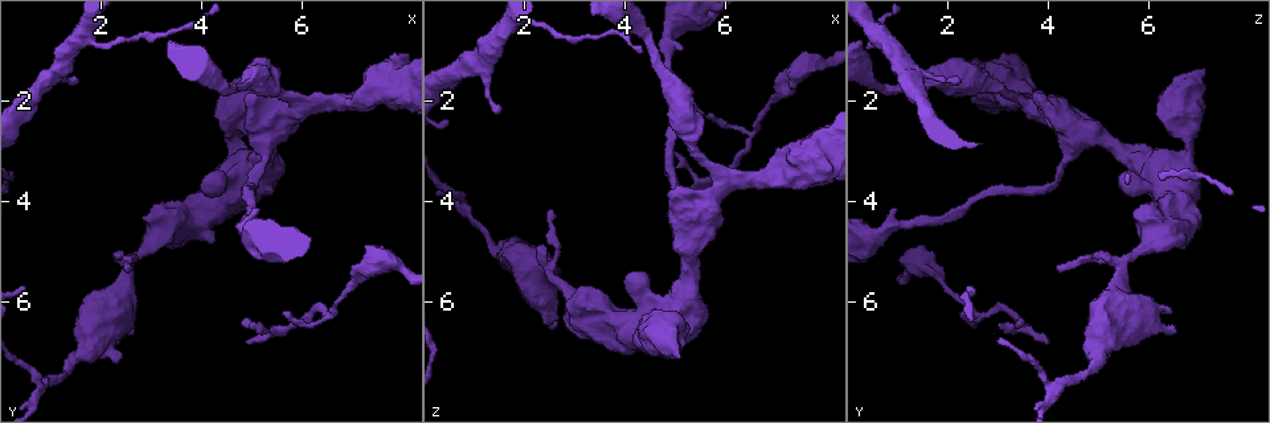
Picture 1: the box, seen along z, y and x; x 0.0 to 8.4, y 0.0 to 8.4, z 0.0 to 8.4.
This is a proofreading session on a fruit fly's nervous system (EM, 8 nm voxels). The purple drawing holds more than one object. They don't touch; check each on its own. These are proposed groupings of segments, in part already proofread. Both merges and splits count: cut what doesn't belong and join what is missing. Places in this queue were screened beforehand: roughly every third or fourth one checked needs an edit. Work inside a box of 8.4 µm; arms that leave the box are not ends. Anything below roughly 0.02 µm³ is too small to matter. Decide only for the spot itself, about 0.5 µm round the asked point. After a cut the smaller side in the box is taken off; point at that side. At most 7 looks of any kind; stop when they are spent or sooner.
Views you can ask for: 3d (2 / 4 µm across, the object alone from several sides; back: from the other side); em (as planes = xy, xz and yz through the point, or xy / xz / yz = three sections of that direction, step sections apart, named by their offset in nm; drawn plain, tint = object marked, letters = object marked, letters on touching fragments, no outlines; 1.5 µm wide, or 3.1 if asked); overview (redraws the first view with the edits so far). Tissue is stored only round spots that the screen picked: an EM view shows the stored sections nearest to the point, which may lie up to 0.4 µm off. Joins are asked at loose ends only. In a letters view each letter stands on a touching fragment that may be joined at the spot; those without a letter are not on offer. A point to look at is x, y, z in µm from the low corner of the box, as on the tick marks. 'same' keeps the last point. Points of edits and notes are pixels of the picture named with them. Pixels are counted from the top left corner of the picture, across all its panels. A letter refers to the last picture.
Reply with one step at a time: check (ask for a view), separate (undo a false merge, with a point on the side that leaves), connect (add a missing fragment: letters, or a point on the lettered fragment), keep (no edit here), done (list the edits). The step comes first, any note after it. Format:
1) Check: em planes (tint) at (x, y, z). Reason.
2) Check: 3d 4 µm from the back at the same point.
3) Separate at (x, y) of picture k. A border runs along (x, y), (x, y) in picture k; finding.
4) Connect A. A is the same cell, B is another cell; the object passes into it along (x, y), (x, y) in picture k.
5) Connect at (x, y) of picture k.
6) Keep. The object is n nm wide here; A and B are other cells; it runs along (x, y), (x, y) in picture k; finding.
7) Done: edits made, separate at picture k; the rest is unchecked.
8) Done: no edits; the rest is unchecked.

Check: 3d 4 µm at (0.85, 7.70, 4.15). Thick turns thin.

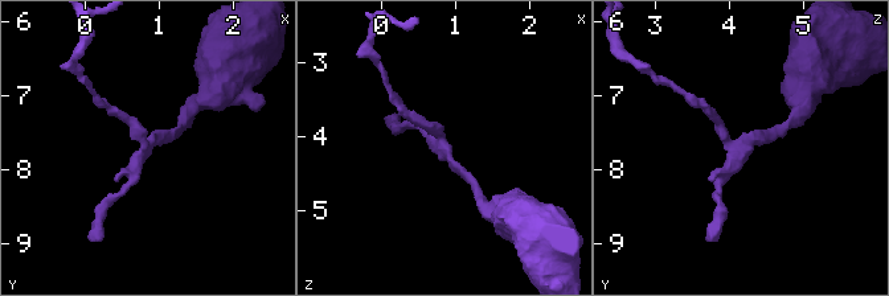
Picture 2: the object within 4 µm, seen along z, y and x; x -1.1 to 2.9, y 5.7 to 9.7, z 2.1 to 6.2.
Check: em planes (tint) at (0.80, 7.65, 4.15). Now the EM.

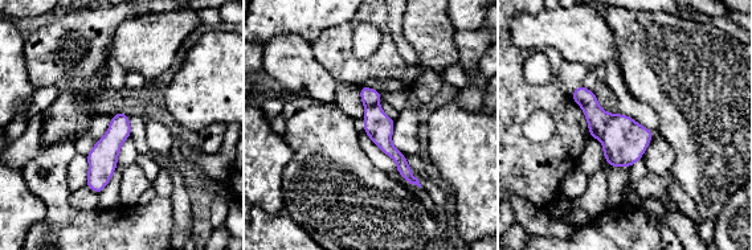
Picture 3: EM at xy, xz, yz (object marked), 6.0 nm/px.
Check: em planes (letters) at the same point. What lies round it.

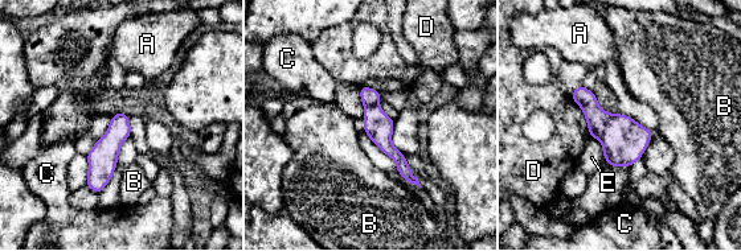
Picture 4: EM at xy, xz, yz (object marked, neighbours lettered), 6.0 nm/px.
Separate at (596, 116) of picture 4. The object is 140 nm wide here; A, B, C, D and E are other cells; a border runs along (609, 114), (604, 132), (598, 138) in picture 4; two neurons meet here.

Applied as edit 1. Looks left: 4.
Check: overview.

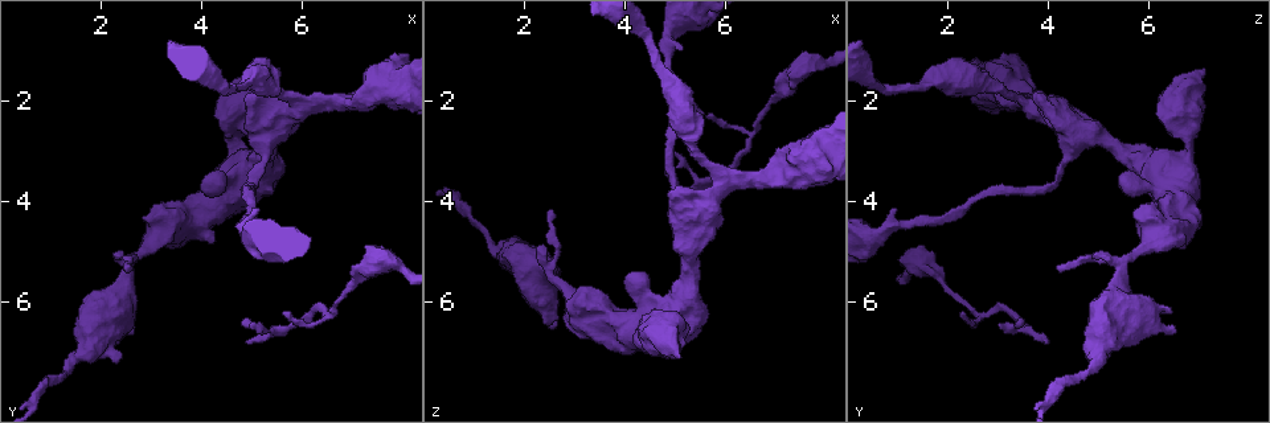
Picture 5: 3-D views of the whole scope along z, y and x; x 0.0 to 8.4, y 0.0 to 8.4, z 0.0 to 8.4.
Check: 3d 4 µm at (4.95, 6.75, 3.95). An open end.

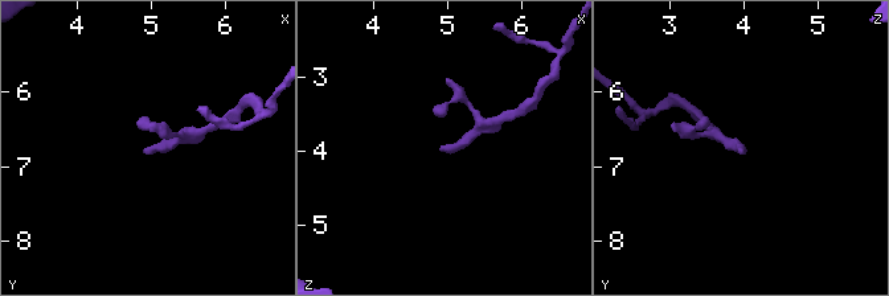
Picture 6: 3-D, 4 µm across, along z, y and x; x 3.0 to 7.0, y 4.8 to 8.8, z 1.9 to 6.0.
Check: em planes (letters) at (4.95, 6.80, 4.00). Shape alone is not enough.

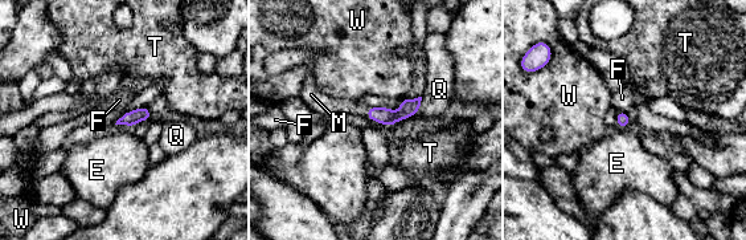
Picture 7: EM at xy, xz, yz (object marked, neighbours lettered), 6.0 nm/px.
Connect M. M is the same cell, E, F, Q, T and W are other cells; the object passes into it along (384, 116), (367, 112), (327, 105) in picture 7; it goes on there.

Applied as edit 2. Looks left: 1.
Done: edits made, separate at picture 4, connect at picture 7; the rest is unchecked.

